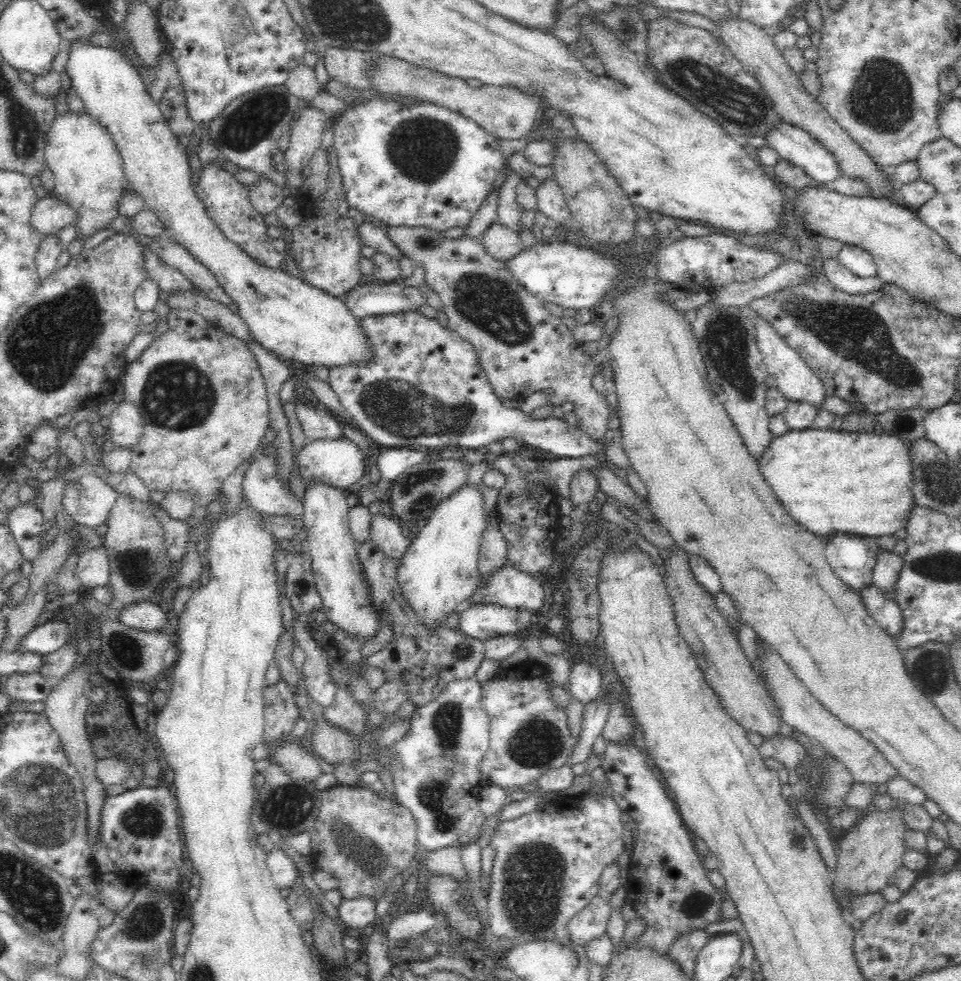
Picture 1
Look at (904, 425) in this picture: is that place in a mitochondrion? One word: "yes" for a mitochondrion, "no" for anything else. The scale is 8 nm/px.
no

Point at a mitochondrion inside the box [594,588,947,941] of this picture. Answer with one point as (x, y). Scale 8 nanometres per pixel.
(694, 904)

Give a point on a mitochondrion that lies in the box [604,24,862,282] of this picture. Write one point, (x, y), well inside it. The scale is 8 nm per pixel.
(739, 105)

